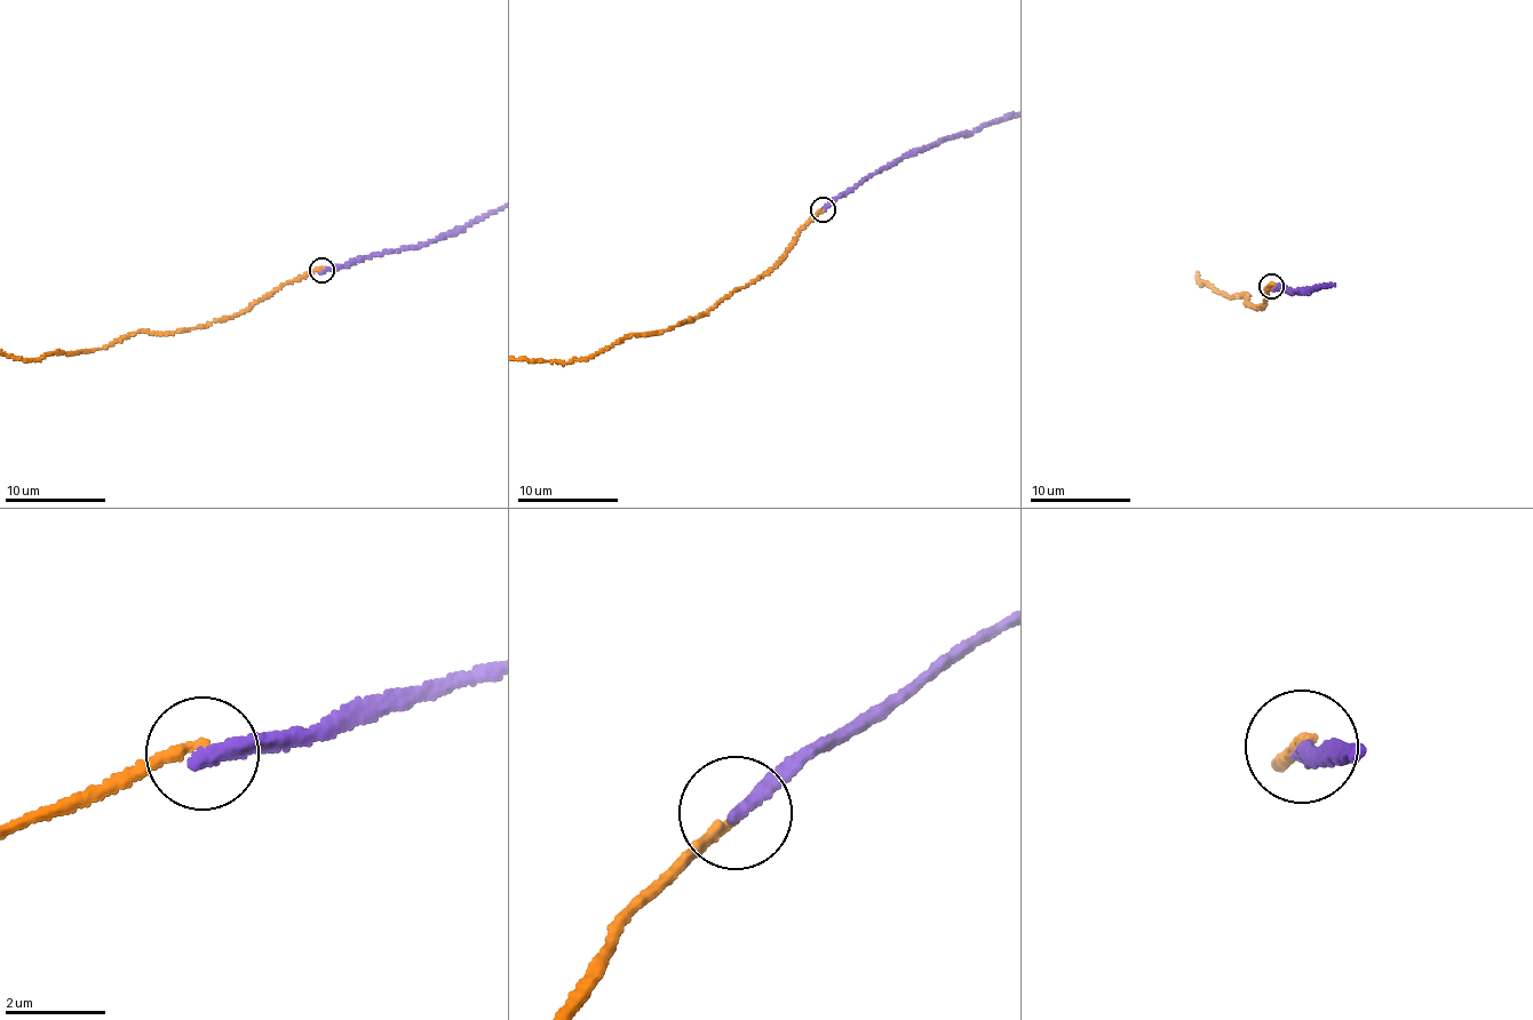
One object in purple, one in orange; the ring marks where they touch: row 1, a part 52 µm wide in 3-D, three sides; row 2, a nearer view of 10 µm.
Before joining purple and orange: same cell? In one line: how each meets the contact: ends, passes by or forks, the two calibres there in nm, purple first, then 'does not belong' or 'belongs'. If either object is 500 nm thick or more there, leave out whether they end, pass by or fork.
purple ends there; orange ends there; 320 nm thick on the purple side, 200 nm on the other; does not belong

